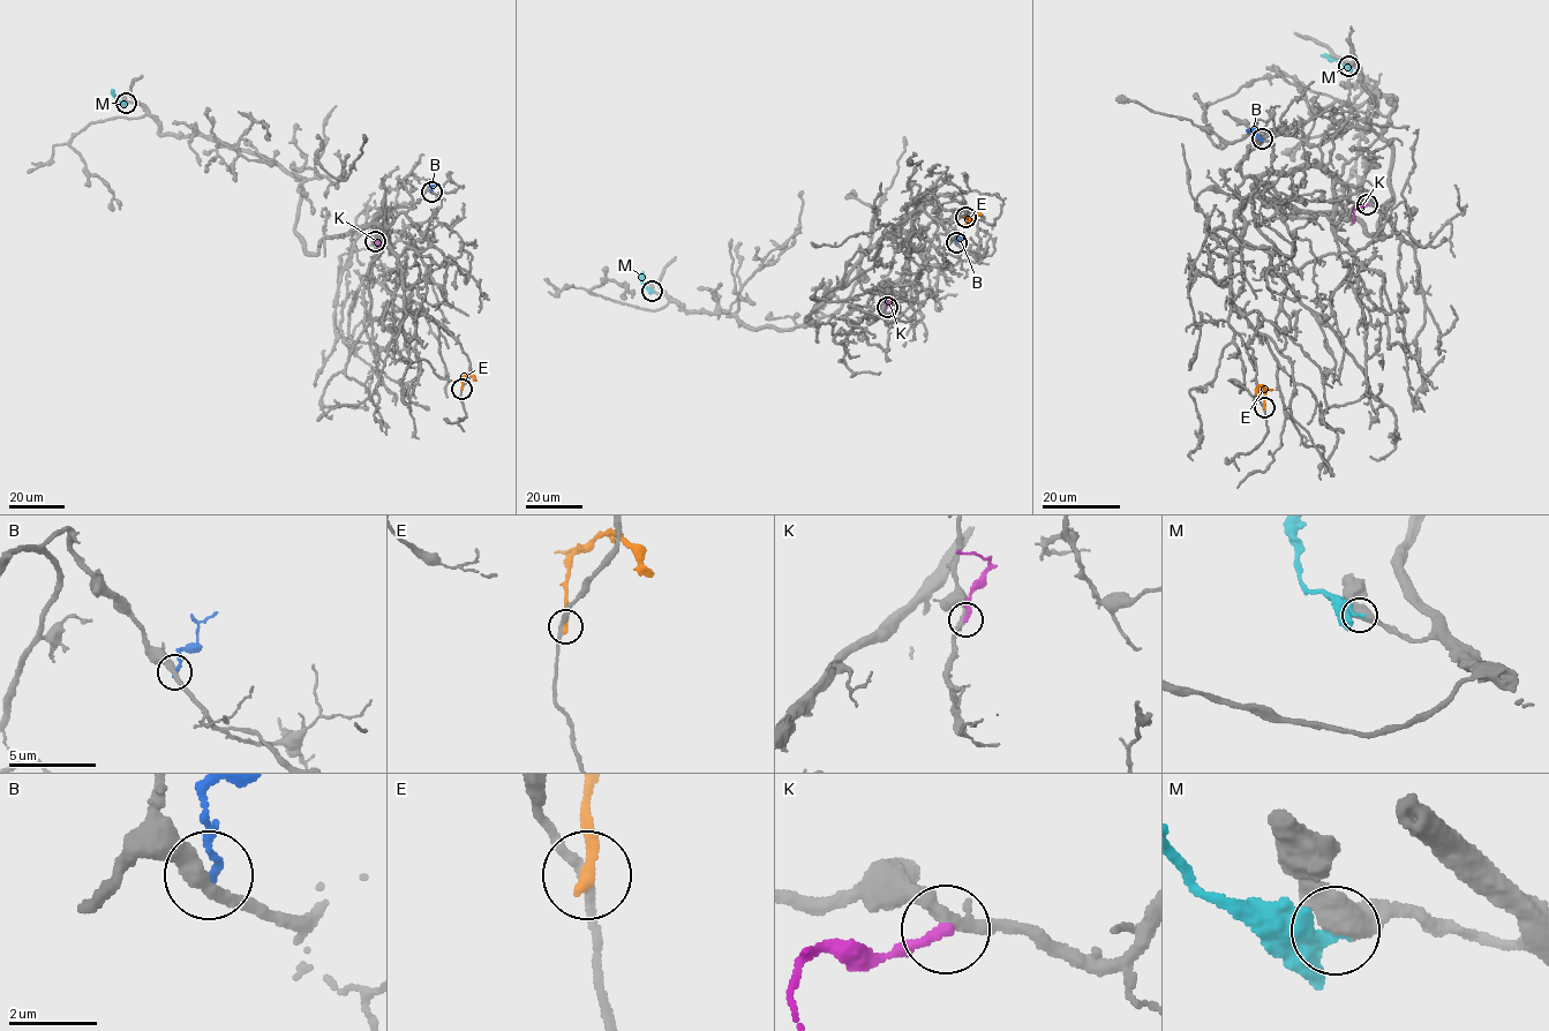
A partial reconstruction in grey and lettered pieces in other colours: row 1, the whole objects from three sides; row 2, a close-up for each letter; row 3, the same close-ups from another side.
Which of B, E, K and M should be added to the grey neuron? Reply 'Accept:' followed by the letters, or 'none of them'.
Accept: M

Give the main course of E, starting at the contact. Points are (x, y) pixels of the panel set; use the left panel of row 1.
E: (461, 389), (463, 378), (467, 374), (476, 381)

